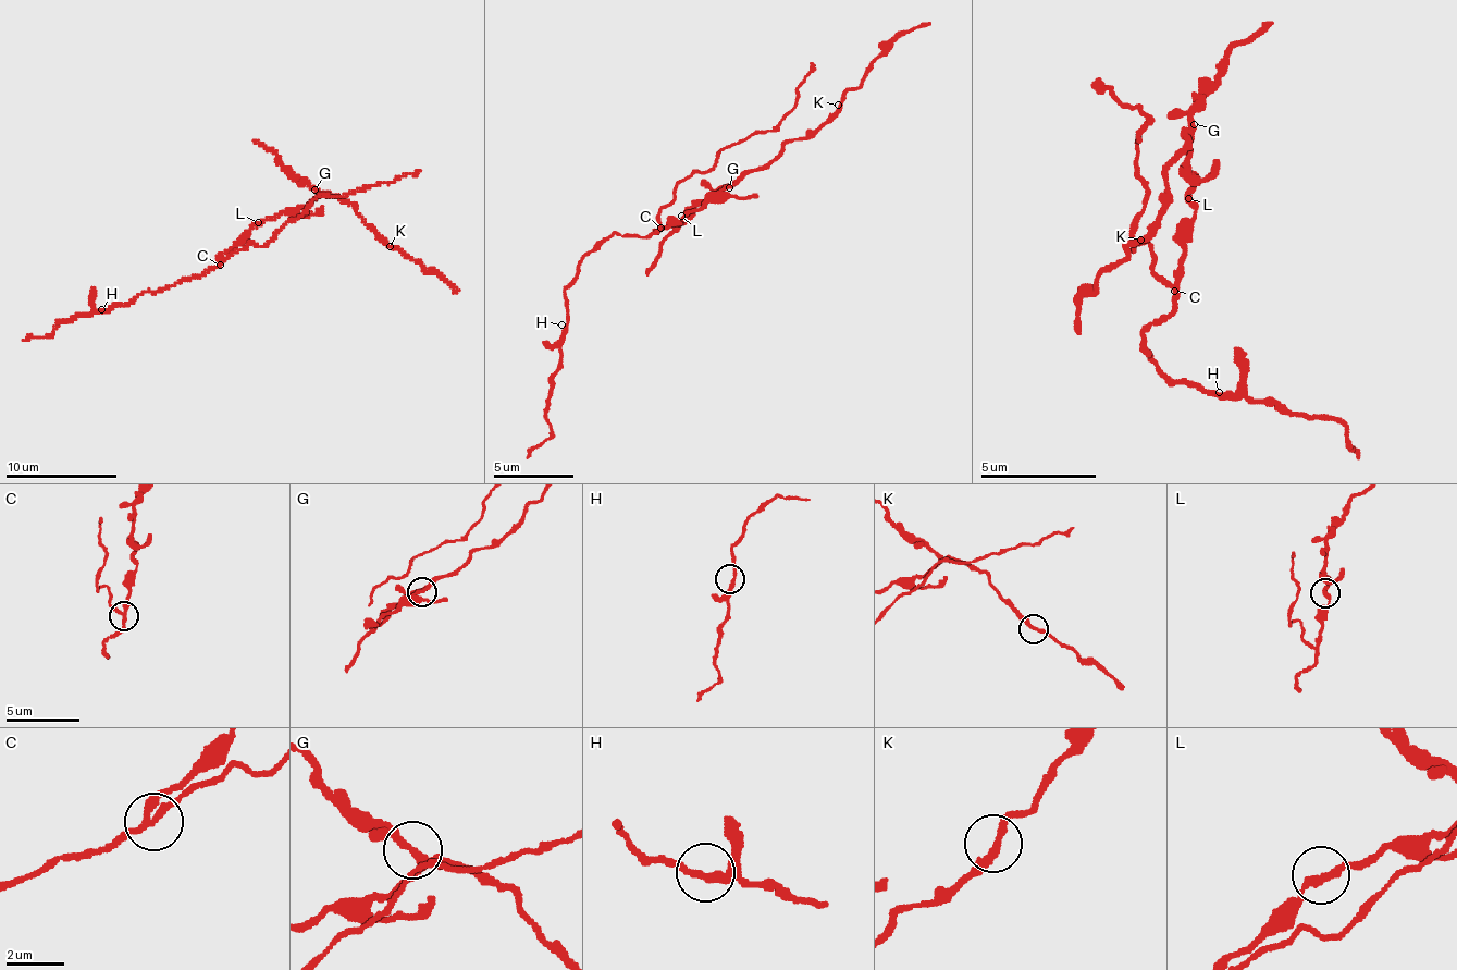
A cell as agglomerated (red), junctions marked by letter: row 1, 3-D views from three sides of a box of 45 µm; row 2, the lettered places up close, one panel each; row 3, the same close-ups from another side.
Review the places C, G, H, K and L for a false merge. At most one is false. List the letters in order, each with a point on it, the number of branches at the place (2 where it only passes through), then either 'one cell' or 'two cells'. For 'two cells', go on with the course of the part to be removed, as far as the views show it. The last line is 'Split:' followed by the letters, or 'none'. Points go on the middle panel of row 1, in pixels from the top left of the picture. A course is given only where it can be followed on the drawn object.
C: (661, 228) | 3 | two cells | (661, 229), (658, 217), (674, 195), (687, 179), (711, 172), (724, 146), (774, 132), (813, 61)
G: (729, 187) | 4 | one cell
H: (562, 324) | 2 | one cell
K: (838, 105) | 2 | one cell
L: (681, 216) | 2 | one cell
Split: C

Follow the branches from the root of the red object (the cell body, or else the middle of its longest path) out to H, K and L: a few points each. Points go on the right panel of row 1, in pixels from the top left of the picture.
H: (1184, 247), (1169, 314), (1140, 327), (1146, 340), (1141, 346), (1169, 378), (1219, 392)
K: (1184, 247), (1196, 210), (1184, 135), (1190, 134), (1140, 240)
L: (1184, 247), (1194, 210), (1188, 198)

